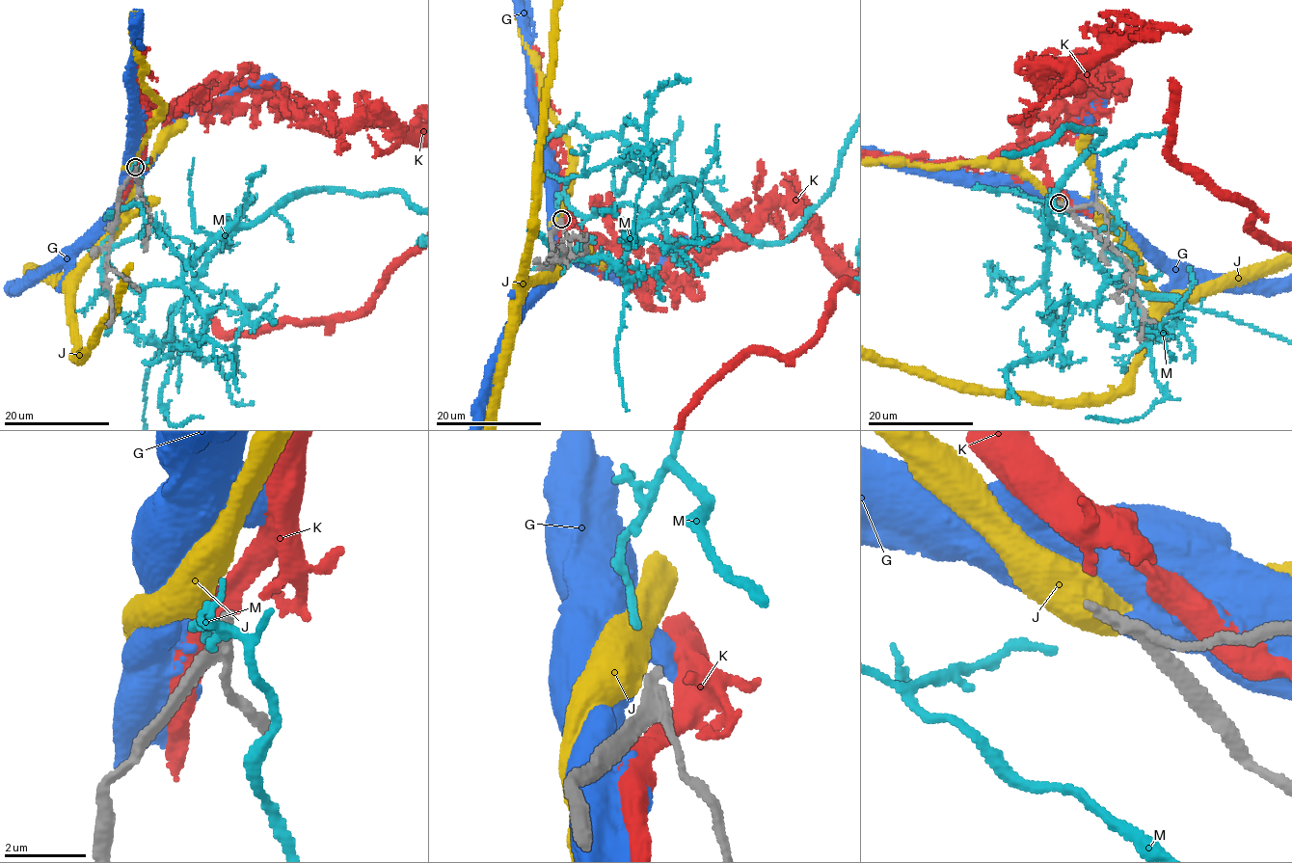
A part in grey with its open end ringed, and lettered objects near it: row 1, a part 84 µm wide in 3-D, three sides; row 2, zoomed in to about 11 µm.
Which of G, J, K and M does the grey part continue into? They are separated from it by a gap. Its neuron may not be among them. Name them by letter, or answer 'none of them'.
none of them

